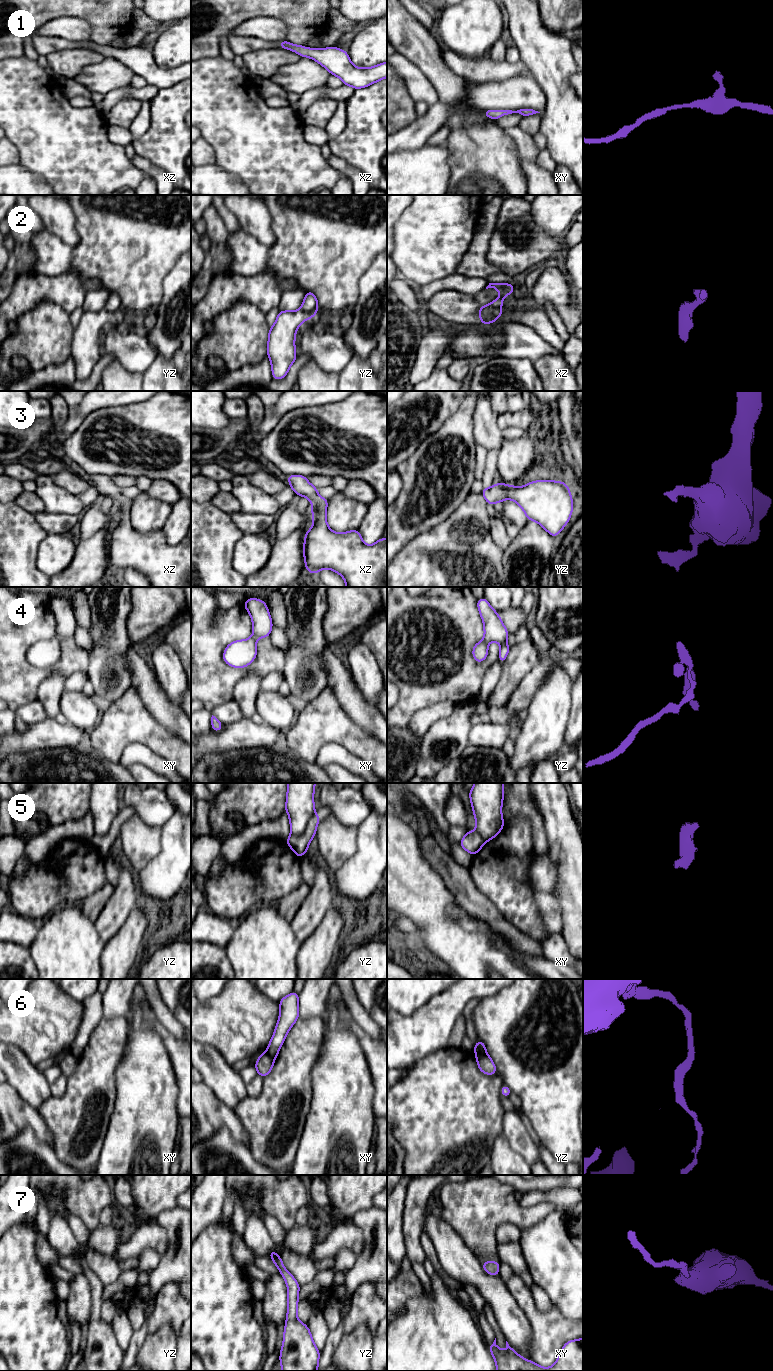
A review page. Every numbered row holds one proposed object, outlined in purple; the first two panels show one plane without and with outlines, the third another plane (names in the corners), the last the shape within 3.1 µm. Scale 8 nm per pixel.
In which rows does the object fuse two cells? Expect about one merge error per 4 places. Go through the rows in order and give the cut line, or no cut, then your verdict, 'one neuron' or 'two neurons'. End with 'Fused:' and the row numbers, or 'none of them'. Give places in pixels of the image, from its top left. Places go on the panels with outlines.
1: no cut | one neuron
2: xz (489, 304), (499, 308) | two neurons
3: no cut | one neuron
4: no cut | one neuron
5: yz (314, 814), (309, 820), (307, 827), (301, 833), (291, 834) | two neurons
6: yz (475, 1052), (486, 1054) | two neurons
7: no cut | one neuron
Fused: 2, 5, 6

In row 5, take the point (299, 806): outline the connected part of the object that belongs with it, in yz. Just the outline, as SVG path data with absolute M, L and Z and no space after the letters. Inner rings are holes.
M288 783L285 811L290 820L291 834L302 834L315 815L314 789L316 783Z

